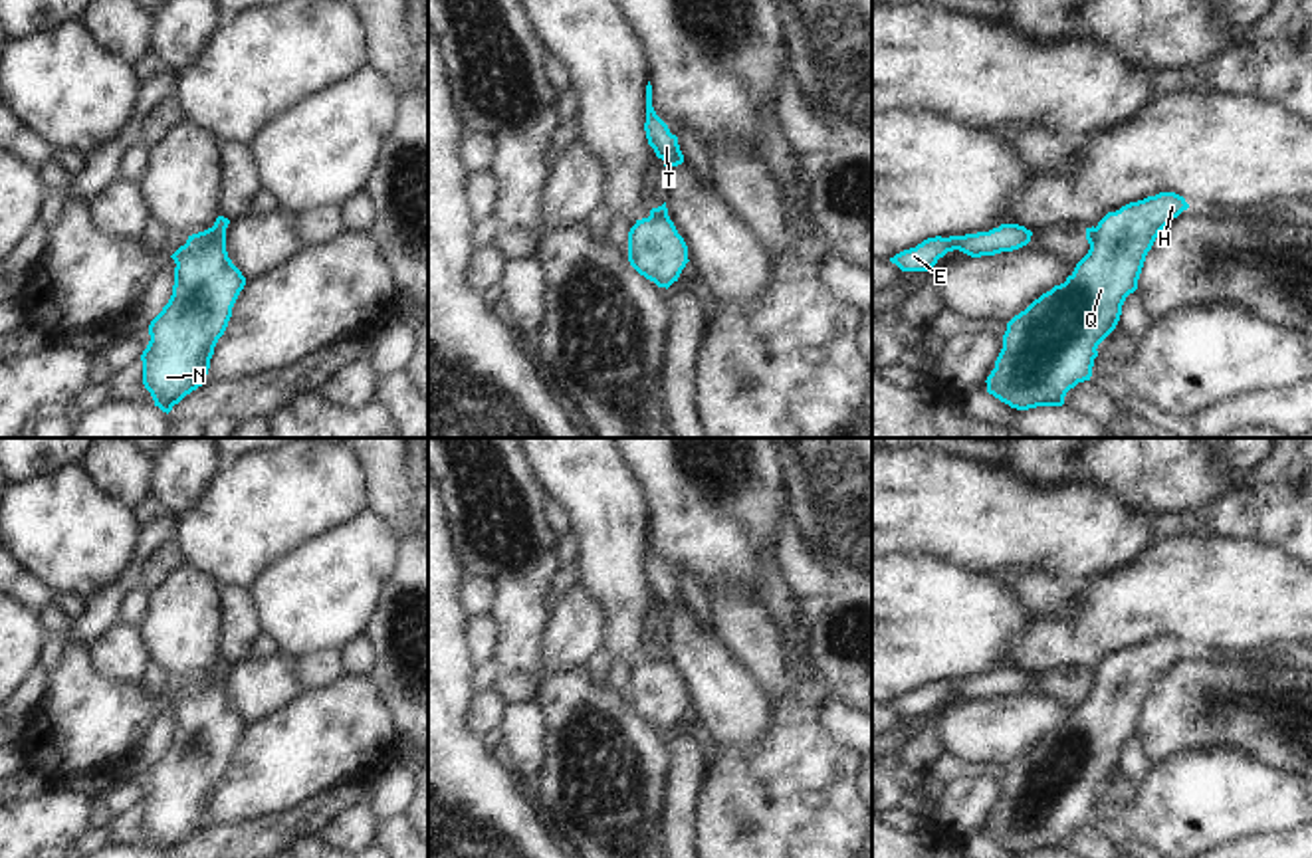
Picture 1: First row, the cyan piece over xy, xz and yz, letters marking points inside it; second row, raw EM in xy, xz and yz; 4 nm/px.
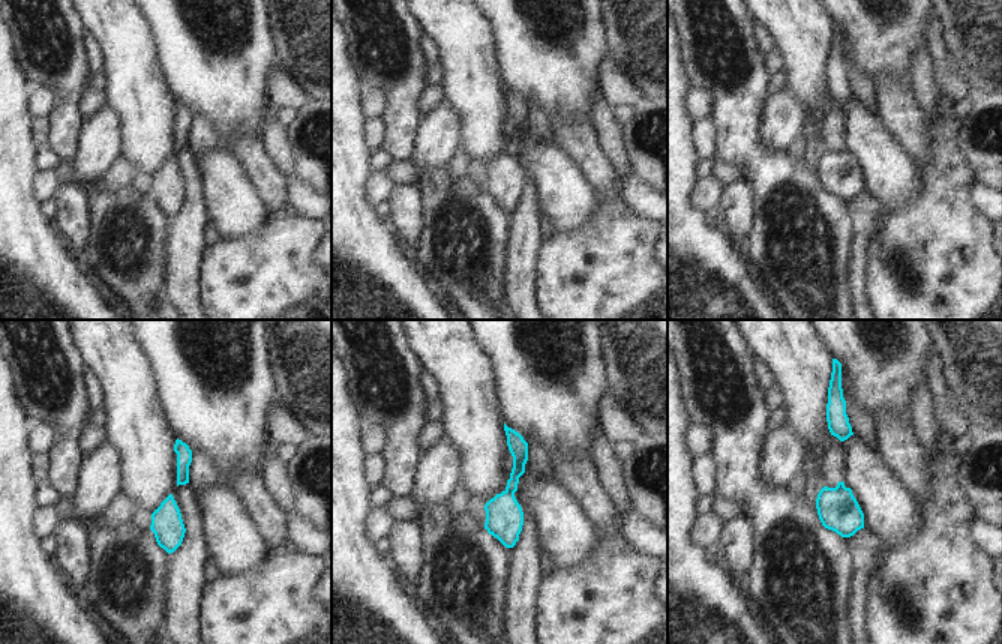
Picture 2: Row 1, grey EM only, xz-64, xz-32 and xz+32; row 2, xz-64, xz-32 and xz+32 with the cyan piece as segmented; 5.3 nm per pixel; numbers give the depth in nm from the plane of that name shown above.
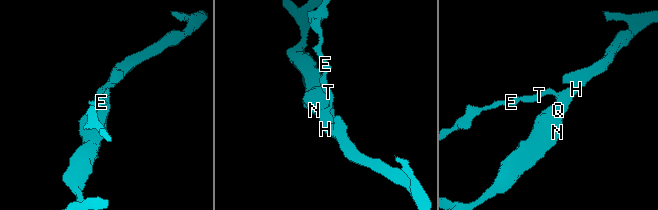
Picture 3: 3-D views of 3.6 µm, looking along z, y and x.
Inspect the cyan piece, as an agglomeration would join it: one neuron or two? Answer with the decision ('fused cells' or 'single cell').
fused cells

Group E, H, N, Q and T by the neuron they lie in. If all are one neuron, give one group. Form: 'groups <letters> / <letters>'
groups E T / H N Q

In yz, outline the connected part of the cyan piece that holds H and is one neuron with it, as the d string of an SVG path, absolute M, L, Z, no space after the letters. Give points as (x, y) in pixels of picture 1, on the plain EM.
M1159 636L1108 656L1094 672L1088 697L1064 727L1035 743L1007 767L1003 793L987 820L987 836L1017 854L1062 850L1078 826L1090 824L1098 789L1116 773L1122 749L1138 723L1159 676L1189 648L1175 636Z

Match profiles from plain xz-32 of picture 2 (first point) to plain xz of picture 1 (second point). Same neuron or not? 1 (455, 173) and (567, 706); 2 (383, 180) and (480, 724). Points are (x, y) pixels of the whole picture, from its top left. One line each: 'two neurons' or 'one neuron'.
1: two neurons
2: one neuron

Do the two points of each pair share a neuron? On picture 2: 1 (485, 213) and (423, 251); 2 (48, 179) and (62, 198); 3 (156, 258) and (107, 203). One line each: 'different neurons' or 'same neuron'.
1: same neuron
2: different neurons
3: same neuron

